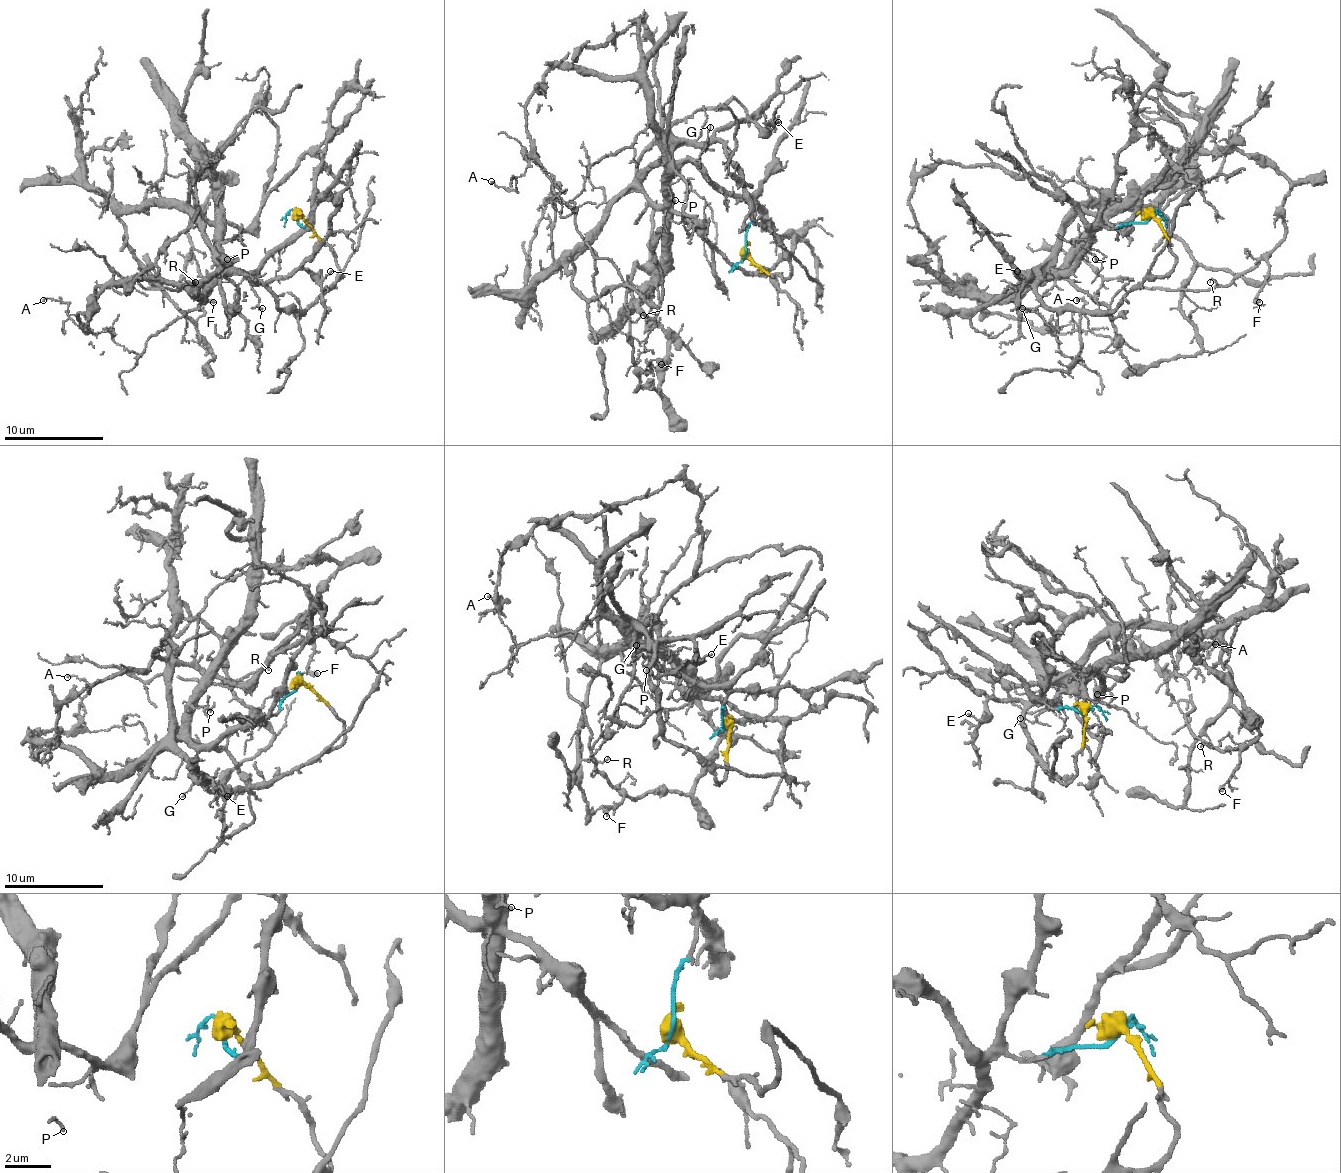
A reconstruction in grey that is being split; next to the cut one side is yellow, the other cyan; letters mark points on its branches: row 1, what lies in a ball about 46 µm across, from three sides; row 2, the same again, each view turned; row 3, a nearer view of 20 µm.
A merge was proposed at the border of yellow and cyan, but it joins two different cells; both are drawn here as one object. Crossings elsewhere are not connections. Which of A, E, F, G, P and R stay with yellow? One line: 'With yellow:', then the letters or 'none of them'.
With yellow: E

